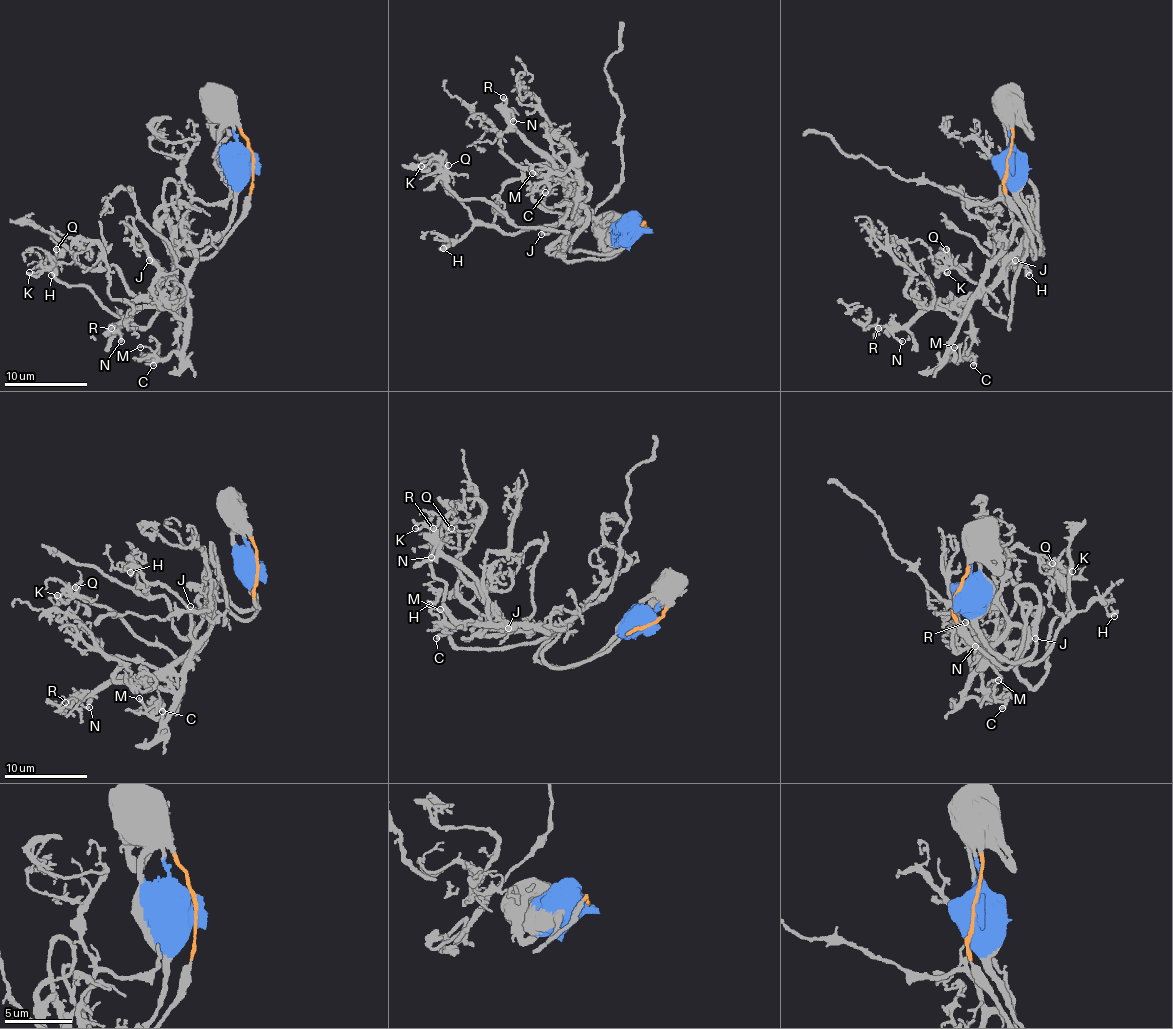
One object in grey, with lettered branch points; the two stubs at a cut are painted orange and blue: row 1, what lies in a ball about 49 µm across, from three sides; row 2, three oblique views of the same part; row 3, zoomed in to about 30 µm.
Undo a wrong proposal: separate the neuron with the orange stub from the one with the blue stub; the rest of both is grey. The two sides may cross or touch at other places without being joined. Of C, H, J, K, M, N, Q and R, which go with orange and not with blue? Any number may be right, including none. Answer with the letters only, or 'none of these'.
C, K, M, Q

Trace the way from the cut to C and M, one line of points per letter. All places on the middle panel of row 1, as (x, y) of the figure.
C: (645, 229), (624, 247), (574, 251), (568, 247), (587, 218), (581, 177), (574, 169), (552, 173), (546, 192)
M: (645, 229), (624, 247), (572, 251), (587, 216), (581, 177), (574, 169), (531, 173)

